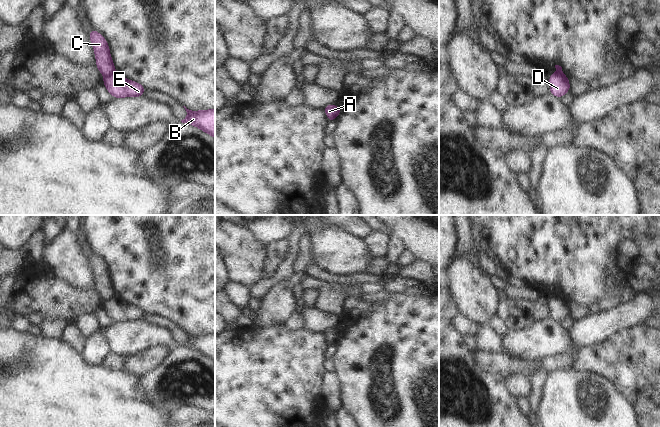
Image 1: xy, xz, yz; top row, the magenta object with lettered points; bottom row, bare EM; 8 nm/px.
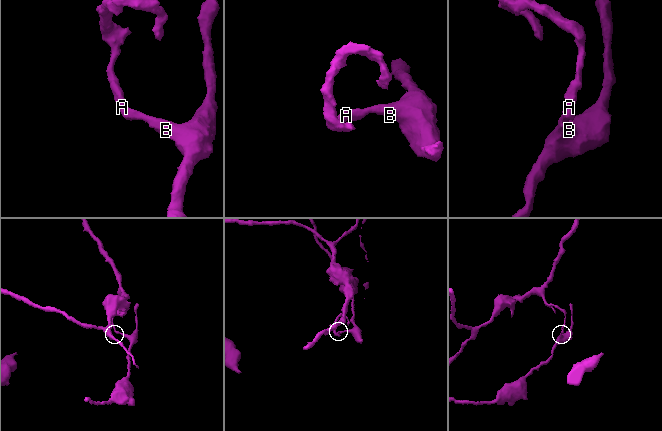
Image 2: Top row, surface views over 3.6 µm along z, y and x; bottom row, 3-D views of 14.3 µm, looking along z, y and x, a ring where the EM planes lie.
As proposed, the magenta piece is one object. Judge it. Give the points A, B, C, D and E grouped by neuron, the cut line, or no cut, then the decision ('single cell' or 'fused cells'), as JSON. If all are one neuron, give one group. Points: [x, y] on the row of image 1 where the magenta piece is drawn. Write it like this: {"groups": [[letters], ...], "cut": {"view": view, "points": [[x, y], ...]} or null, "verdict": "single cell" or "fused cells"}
{"groups": [["A", "C"], ["B", "D", "E"]], "cut": {"view": "xy", "points": [[115, 70], [104, 77]]}, "verdict": "fused cells"}

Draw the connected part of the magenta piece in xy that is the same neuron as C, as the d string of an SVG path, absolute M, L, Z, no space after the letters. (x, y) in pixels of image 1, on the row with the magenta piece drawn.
M94 28L89 33L89 39L95 54L96 68L103 77L109 77L116 71L116 68L107 40Z

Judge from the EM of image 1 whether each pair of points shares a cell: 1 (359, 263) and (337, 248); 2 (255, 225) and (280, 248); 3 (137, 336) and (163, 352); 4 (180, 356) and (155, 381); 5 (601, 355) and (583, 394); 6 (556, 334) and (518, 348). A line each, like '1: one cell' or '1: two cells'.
1: one cell
2: two cells
3: two cells
4: one cell
5: two cells
6: one cell

